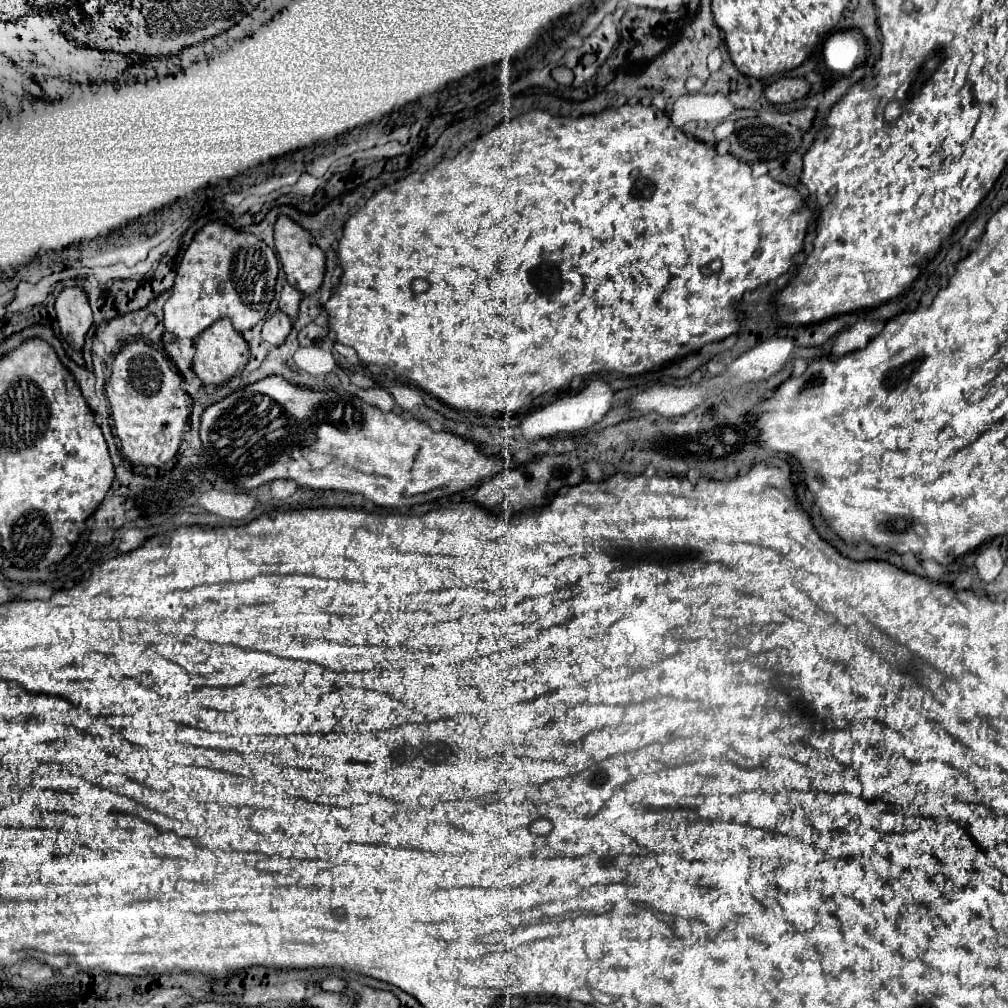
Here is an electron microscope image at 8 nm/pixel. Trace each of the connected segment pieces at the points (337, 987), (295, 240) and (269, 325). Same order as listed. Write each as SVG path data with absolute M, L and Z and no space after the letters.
M328 977L328 979L324 979L324 981L320 981L320 987L324 989L324 991L344 991L346 989L346 981L344 979L340 979L340 977Z
M280 215L276 219L276 225L274 225L274 245L276 245L276 251L278 251L278 259L282 263L282 269L286 273L286 279L292 287L296 287L300 293L308 295L308 293L314 293L322 279L324 279L324 253L322 249L316 245L314 237L310 235L310 231L302 229L298 223L294 223L290 217L286 215Z
M276 311L264 321L262 337L264 337L264 341L268 341L272 345L280 345L288 337L290 327L292 327L292 321L288 319L288 315L284 315L282 311Z

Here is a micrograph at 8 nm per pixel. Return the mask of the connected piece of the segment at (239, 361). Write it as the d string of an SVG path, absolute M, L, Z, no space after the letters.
M218 319L214 325L210 325L206 331L202 331L194 339L194 351L196 351L196 355L192 361L192 369L204 385L226 383L230 377L234 377L234 373L238 369L242 369L248 363L248 357L250 357L244 337L232 327L230 319Z

